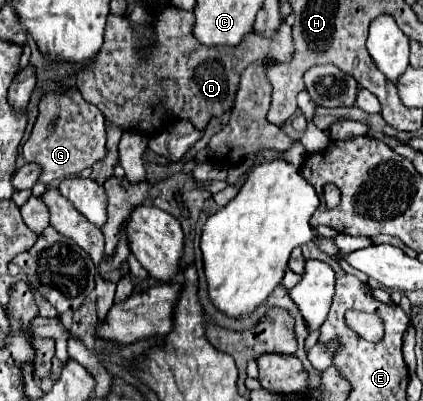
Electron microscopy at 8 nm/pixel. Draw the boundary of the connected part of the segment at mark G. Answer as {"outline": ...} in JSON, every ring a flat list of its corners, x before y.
{"outline":[[77,90,61,96,47,94,45,100,41,100,33,132,23,144,25,162,37,162,43,168,39,182,49,186,55,180,79,174,83,168,91,168,107,154,109,150,105,134,105,116,97,106,83,100]]}

